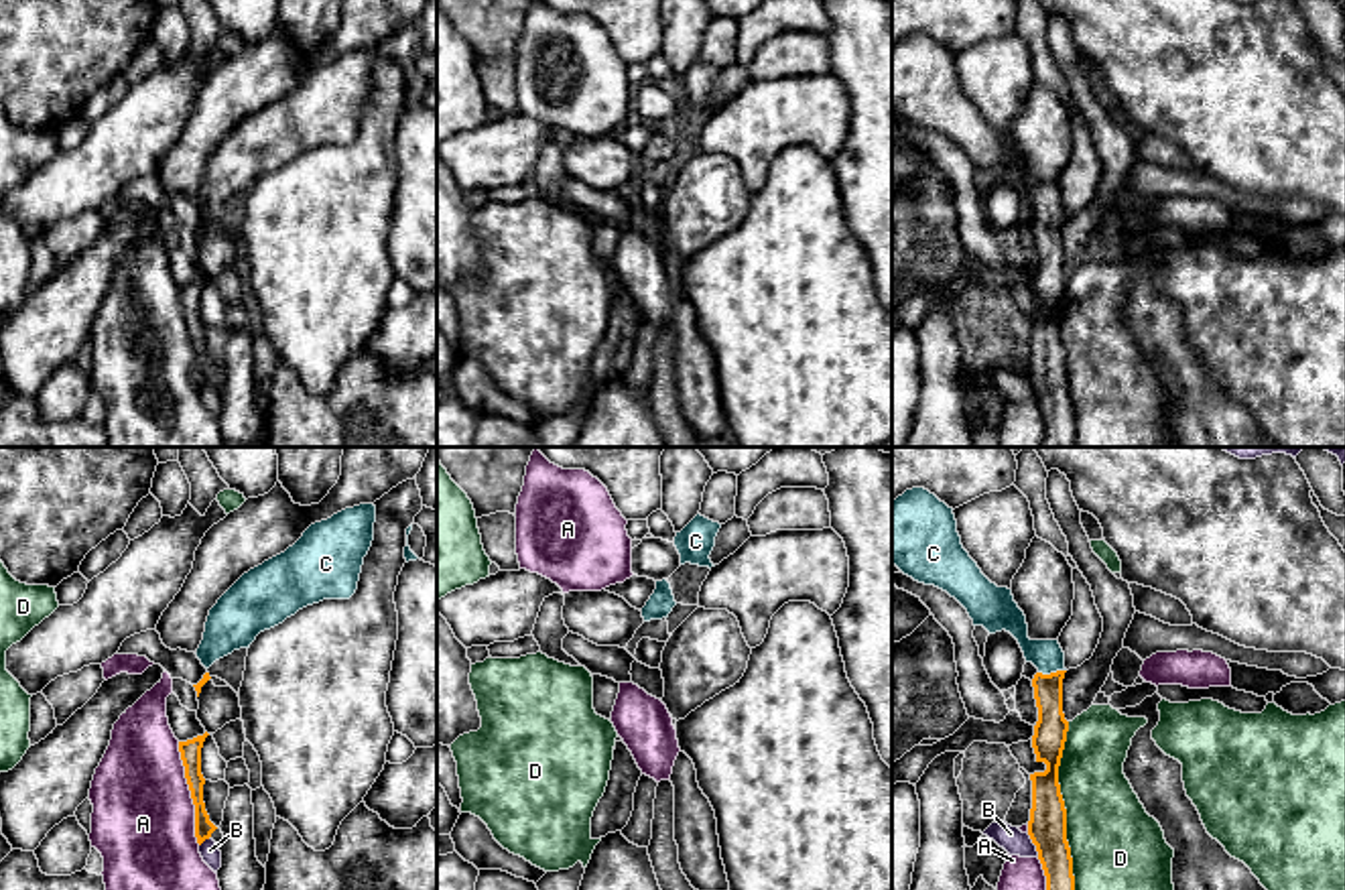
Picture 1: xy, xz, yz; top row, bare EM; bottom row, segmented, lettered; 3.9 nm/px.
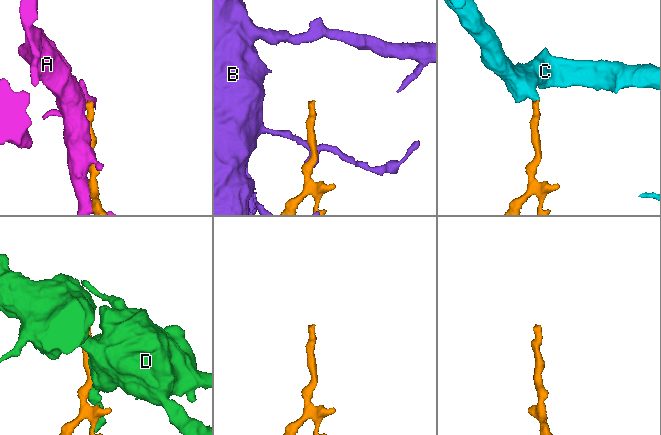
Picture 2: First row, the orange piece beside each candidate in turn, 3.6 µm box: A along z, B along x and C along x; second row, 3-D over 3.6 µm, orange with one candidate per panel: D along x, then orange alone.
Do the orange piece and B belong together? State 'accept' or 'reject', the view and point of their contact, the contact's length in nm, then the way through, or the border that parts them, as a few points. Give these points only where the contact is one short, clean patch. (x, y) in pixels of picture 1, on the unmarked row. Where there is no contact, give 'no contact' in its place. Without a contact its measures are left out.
reject | yz (1035, 389) | 110 nm

